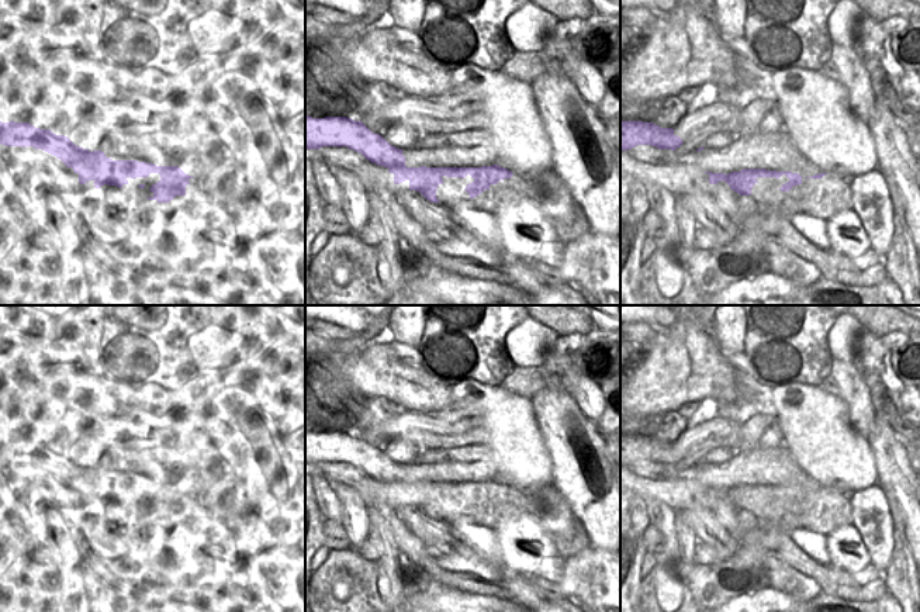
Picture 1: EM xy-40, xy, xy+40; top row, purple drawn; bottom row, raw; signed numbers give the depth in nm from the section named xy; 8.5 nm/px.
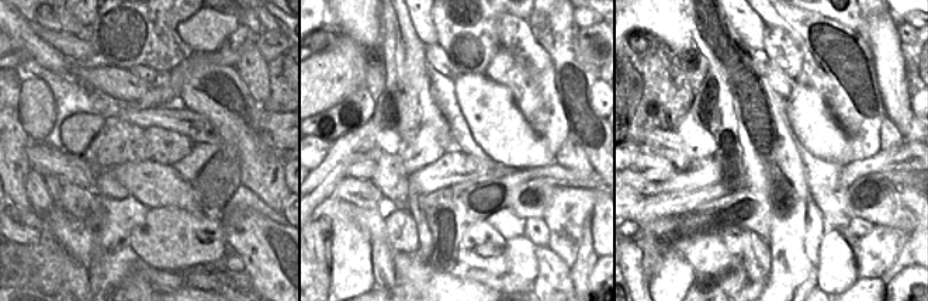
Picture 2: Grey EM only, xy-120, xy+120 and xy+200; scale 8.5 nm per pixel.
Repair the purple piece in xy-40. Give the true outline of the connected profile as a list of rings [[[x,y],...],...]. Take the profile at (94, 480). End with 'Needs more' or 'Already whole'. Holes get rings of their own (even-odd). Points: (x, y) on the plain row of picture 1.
[[[0,436],[0,459],[42,464],[60,474],[66,483],[72,483],[79,490],[80,499],[93,495],[96,504],[104,499],[121,504],[128,499],[128,492],[148,492],[151,488],[159,488],[160,495],[149,504],[153,511],[148,512],[148,515],[156,515],[158,518],[169,518],[176,511],[186,511],[186,501],[190,499],[190,494],[194,494],[177,481],[113,476],[101,466],[83,464],[68,452],[56,450],[51,445],[35,443],[30,438]]]. Already whole

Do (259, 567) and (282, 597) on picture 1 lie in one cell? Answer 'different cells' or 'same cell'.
same cell

